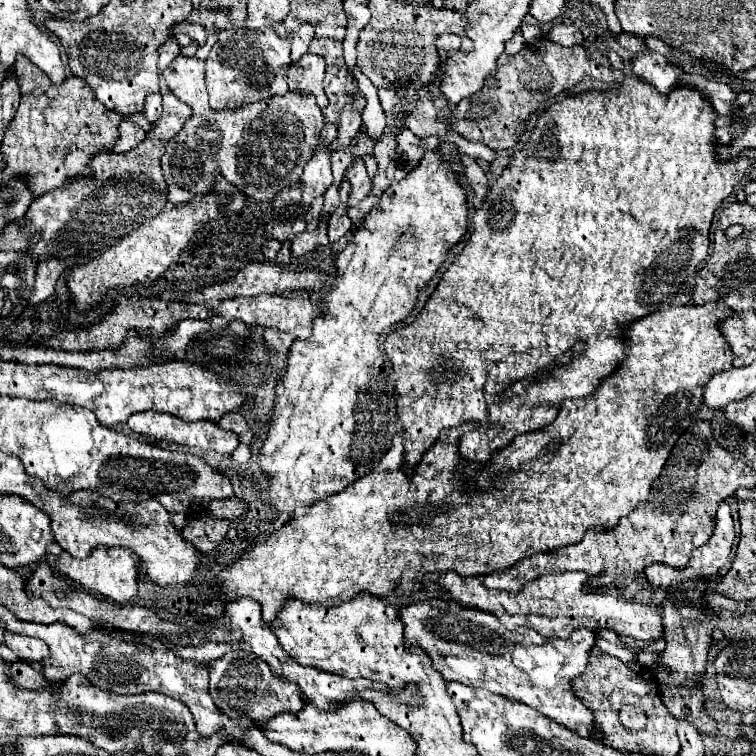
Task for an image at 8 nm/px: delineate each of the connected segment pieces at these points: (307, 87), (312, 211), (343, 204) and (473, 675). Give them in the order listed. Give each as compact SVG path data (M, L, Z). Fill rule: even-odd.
M306 52L296 64L290 66L290 90L302 88L304 92L312 92L320 108L328 106L328 98L324 94L324 58L318 54Z
M323 196L316 197L311 203L309 210L305 214L305 220L307 224L306 231L312 232L318 227L320 217L322 214L323 203L324 203Z
M348 178L342 180L338 190L340 190L340 206L334 210L334 214L328 220L328 238L330 238L330 242L336 242L338 238L342 238L352 228L352 220L348 216L348 198L350 198Z
M440 598L416 602L416 616L404 618L406 646L420 646L432 658L434 668L444 676L444 680L454 680L472 688L486 688L494 694L514 698L548 716L550 720L570 728L572 732L590 738L592 714L576 698L572 680L584 672L588 652L594 646L594 632L582 628L576 630L568 640L546 638L546 656L538 656L538 662L546 666L546 670L534 670L528 674L514 664L512 654L516 646L536 644L534 636L536 634L530 634L528 630L510 632L494 616Z

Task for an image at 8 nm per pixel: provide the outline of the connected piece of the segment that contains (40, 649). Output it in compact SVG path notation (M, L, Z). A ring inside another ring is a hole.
M4 634L4 644L16 652L16 656L24 662L42 662L50 656L48 644L38 638L28 638L22 634Z

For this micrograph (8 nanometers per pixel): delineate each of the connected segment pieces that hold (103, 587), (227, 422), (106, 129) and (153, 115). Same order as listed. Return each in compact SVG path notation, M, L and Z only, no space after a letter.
M94 548L94 554L90 554L84 560L78 560L74 556L70 556L68 552L62 552L56 558L56 572L62 576L68 576L70 580L82 584L84 588L98 592L102 596L108 596L114 602L128 602L136 596L136 580L138 580L138 572L136 572L136 554L128 552L126 548Z
M236 410L226 412L226 414L222 416L222 420L220 420L220 426L236 432L238 438L240 438L240 442L244 442L244 444L250 444L250 442L252 442L252 436L254 436L254 434L252 434L246 418L244 418L240 412L236 412Z
M24 54L16 56L14 68L20 82L20 106L2 140L6 160L4 182L16 174L24 174L34 196L42 196L62 186L66 178L90 174L88 162L116 140L122 116L98 102L92 96L92 88L78 76L68 76L62 84L54 84Z
M160 92L146 96L144 114L146 114L146 118L148 118L150 124L154 124L160 118L160 114L162 114L162 94Z

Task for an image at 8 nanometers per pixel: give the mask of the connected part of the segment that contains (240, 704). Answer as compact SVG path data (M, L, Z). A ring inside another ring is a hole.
M228 652L228 656L222 656L220 660L210 664L210 696L214 698L216 706L228 714L234 720L250 718L260 724L272 720L272 716L278 716L282 712L300 712L304 708L306 700L292 684L276 678L268 664L254 656L252 652Z

